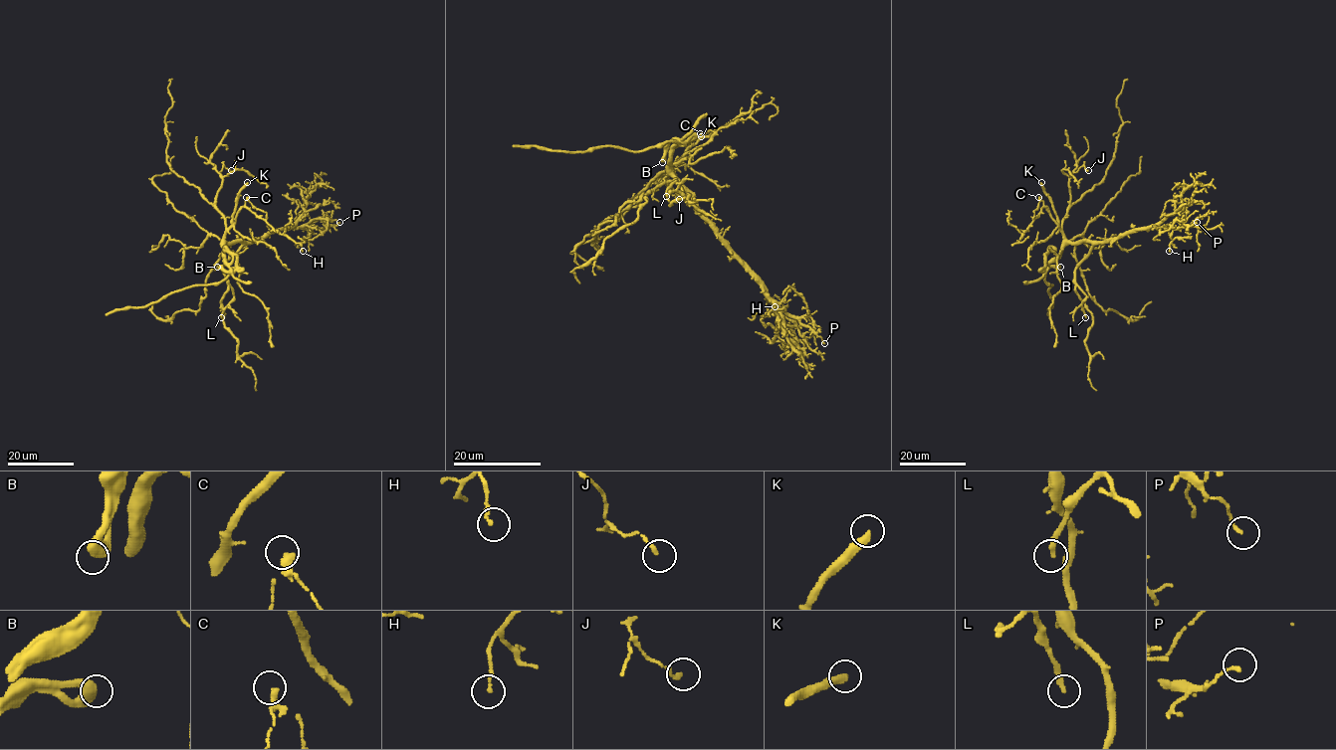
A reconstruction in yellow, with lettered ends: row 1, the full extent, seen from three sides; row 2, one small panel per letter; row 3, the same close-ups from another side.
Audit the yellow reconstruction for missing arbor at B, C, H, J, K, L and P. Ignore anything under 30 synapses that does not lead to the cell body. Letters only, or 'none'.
none

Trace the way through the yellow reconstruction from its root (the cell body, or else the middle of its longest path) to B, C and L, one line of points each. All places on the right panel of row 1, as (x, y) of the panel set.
B: (1066, 239), (1062, 250), (1044, 271), (1049, 267), (1060, 267)
C: (1066, 239), (1046, 206), (1032, 219), (1038, 197)
L: (1066, 239), (1071, 242), (1089, 241), (1092, 245), (1075, 271), (1075, 282), (1086, 296), (1081, 303), (1085, 317)

